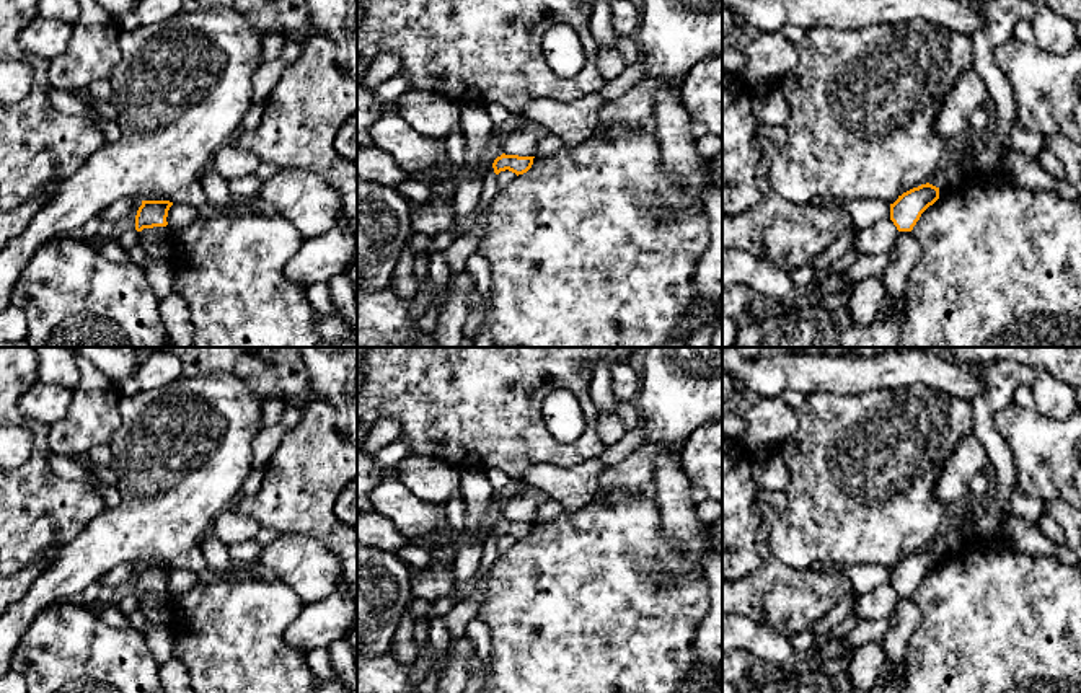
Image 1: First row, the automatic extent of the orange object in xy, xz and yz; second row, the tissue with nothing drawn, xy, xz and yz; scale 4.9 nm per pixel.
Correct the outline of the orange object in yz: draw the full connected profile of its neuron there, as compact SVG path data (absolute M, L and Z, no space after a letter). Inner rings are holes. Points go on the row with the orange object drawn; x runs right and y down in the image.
M926 183L913 188L890 204L890 220L898 232L911 232L921 214L939 199L939 188Z

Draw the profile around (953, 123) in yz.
M975 68L964 70L941 106L934 129L947 145L968 137L970 116L990 98L986 83Z

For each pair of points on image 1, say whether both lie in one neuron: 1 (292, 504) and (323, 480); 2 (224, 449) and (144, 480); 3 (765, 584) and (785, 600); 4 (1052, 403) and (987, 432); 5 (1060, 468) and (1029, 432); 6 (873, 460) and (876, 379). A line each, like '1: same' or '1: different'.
1: same
2: same
3: same
4: different
5: same
6: different

